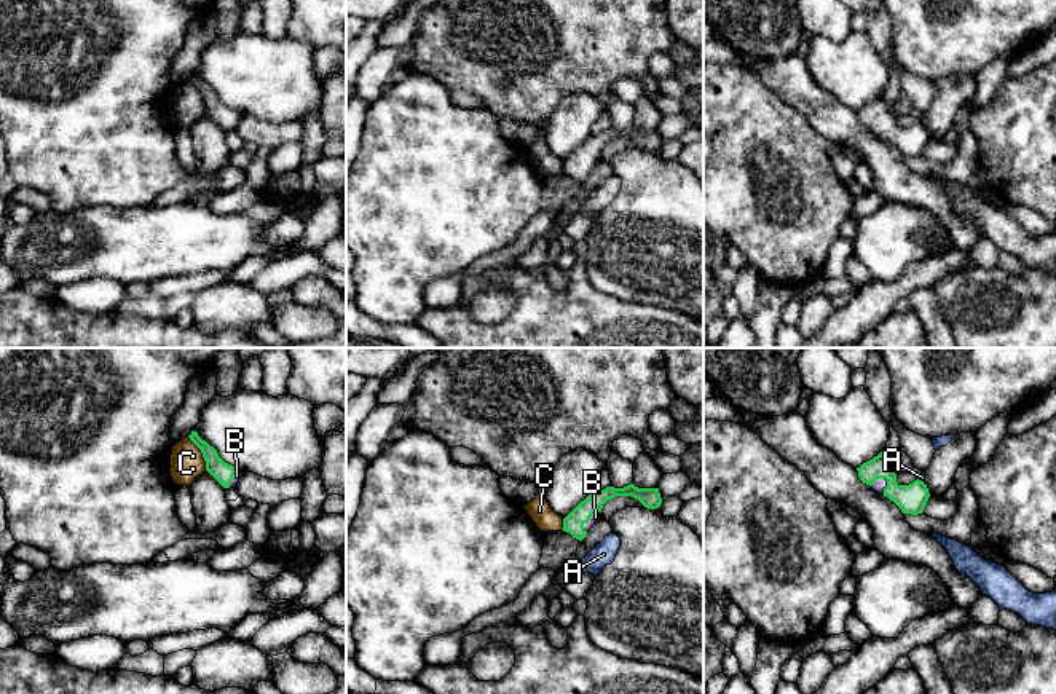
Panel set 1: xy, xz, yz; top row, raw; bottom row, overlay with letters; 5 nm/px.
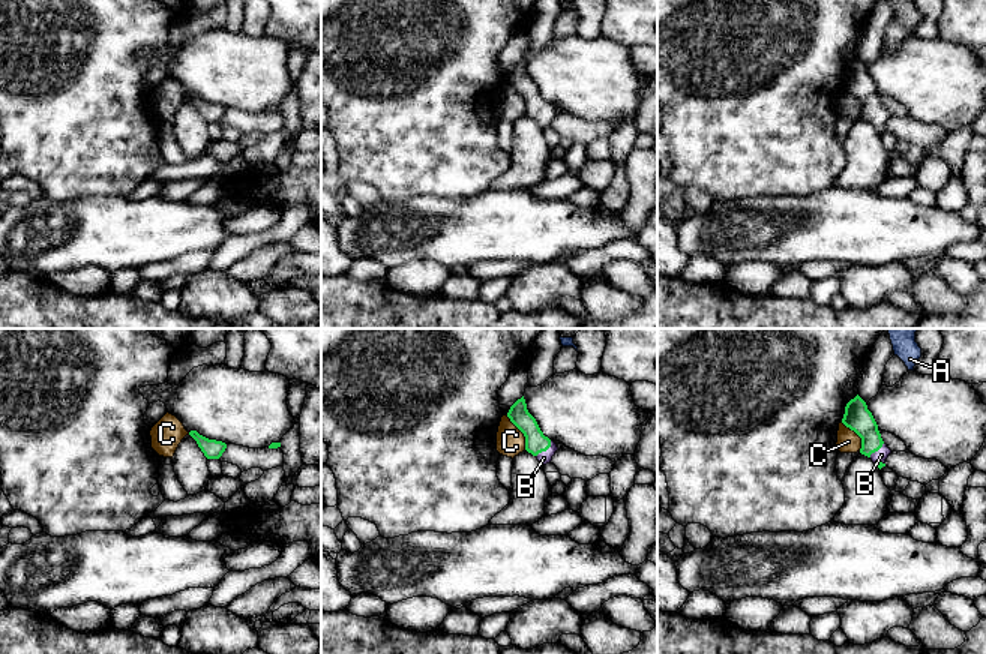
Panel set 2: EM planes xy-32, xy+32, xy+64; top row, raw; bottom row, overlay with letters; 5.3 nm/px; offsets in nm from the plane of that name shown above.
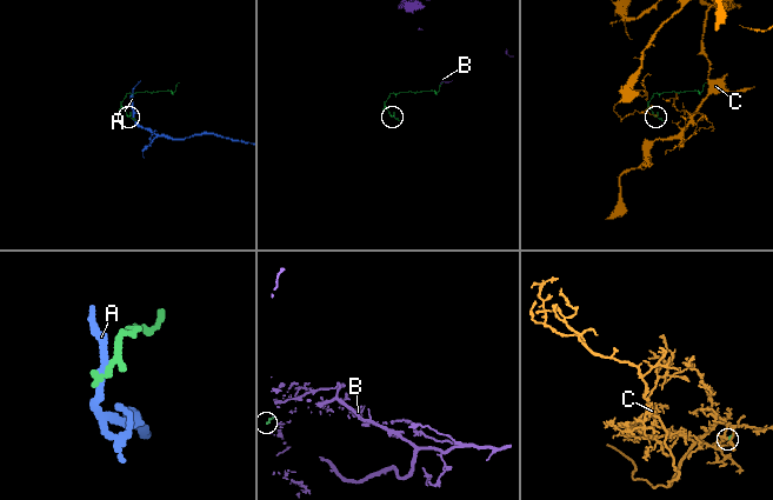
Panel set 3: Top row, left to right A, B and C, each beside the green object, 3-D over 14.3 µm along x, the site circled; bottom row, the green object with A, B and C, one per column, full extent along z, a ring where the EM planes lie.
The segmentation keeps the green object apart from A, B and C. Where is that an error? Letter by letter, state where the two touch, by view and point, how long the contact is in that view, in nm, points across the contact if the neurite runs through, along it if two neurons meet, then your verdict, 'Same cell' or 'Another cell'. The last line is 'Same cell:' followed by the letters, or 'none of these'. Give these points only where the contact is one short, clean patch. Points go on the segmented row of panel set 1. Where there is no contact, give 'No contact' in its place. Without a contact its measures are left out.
A: Touches green at yz (921, 481). Shared border 40 nm. Boundary: yz (918, 479), (922, 482). Another cell
B: Touches green at yz (878, 477). Shared border 100 nm. Same cell
C: Touches green at xy (201, 452). Shared border 200 nm. Another cell
Same cell: B

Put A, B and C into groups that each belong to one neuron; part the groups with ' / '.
A / B / C

